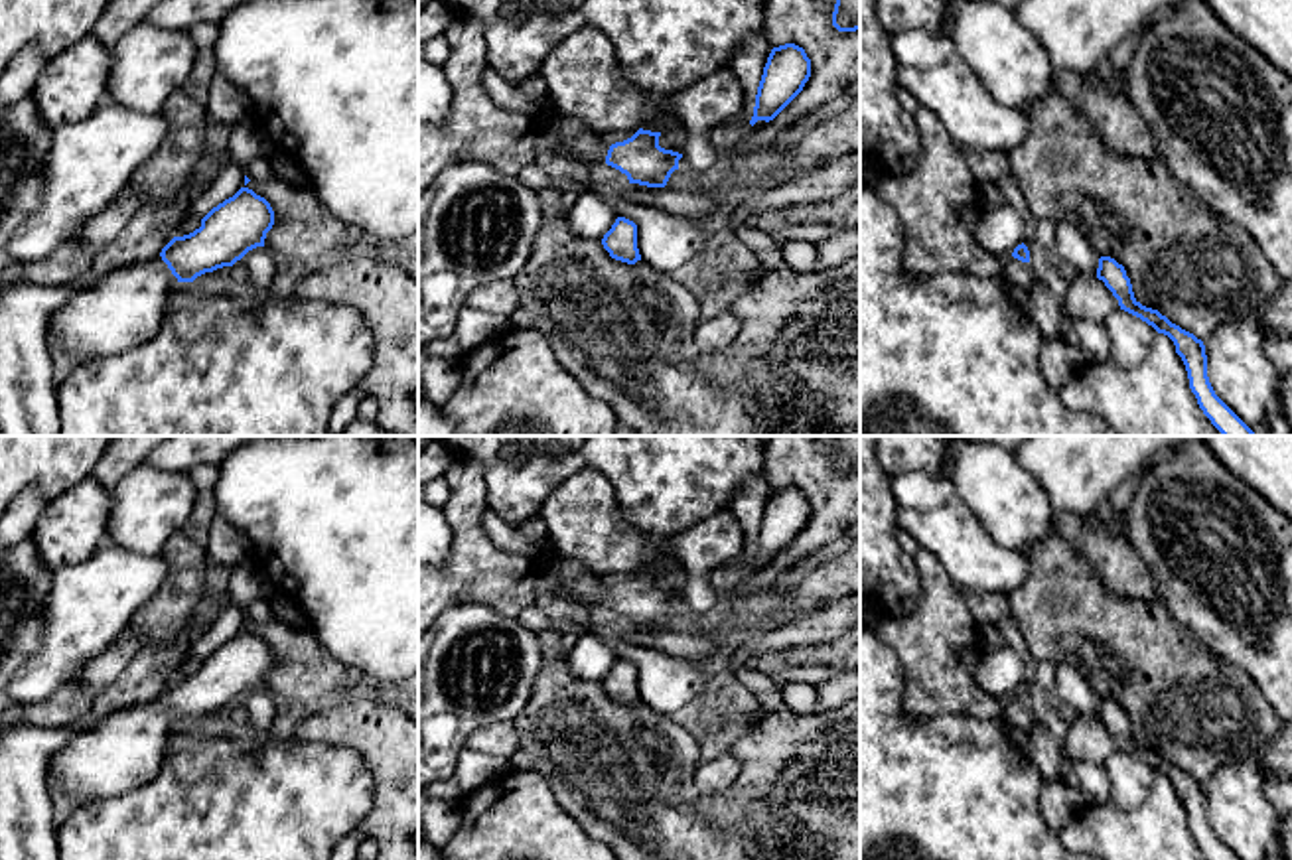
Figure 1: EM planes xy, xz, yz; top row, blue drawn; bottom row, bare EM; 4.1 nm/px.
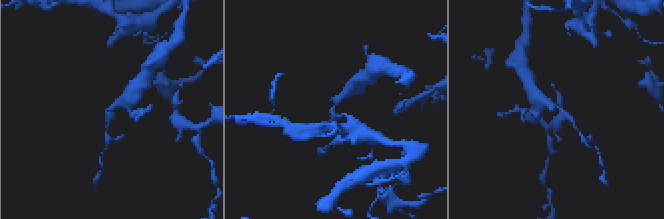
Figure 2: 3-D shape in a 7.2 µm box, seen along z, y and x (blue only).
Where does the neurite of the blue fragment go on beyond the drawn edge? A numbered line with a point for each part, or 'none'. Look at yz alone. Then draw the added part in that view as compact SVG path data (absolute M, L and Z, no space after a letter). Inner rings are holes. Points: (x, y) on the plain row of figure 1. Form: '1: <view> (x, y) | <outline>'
1: yz (1018, 720) | M1010 700L1004 714L1000 716L1000 722L1008 734L1008 742L1014 748L1018 755L1022 755L1028 761L1034 761L1030 740L1038 726L1030 704L1022 704L1018 700Z

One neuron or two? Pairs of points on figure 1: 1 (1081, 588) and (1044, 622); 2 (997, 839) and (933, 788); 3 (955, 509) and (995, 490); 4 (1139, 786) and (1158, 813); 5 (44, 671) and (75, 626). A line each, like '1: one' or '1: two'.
1: one
2: one
3: two
4: two
5: one

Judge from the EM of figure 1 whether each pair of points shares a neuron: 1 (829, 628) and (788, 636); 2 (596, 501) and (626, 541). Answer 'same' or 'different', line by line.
1: same
2: same

